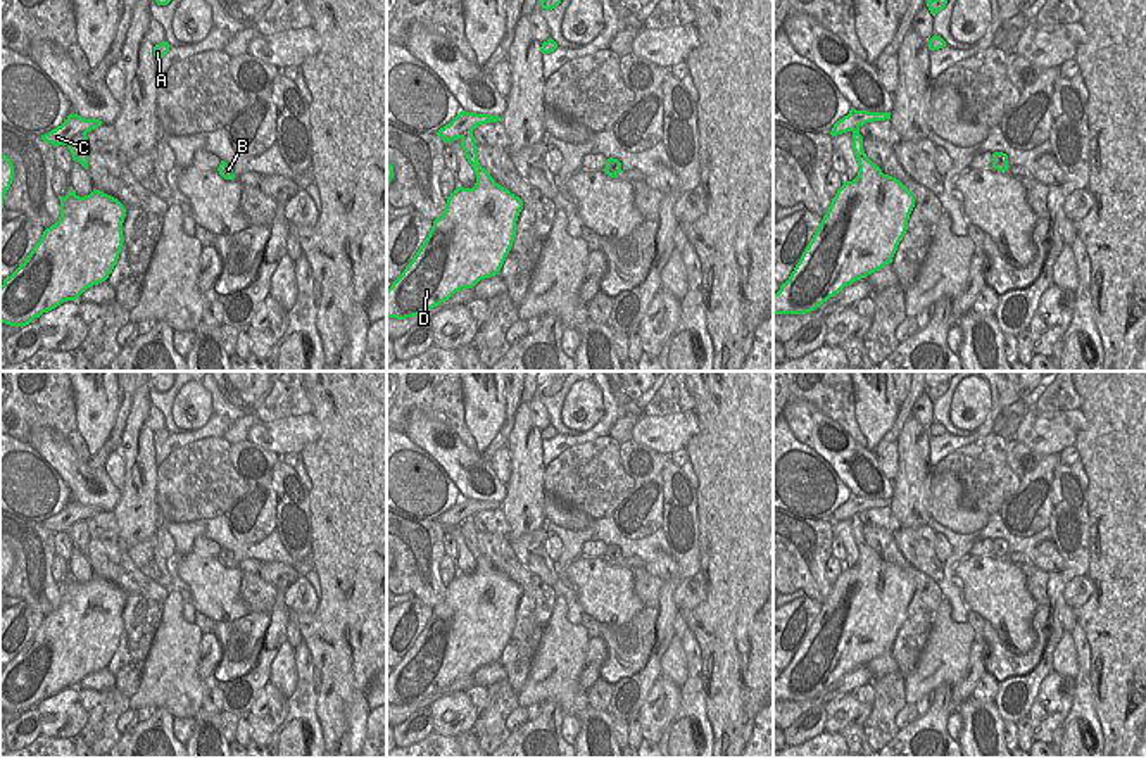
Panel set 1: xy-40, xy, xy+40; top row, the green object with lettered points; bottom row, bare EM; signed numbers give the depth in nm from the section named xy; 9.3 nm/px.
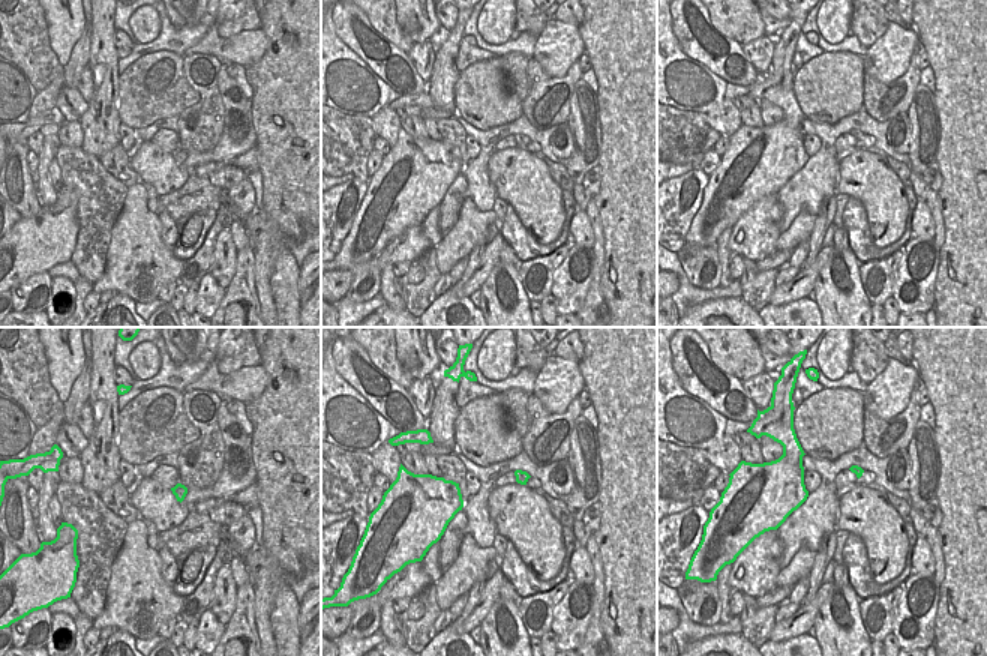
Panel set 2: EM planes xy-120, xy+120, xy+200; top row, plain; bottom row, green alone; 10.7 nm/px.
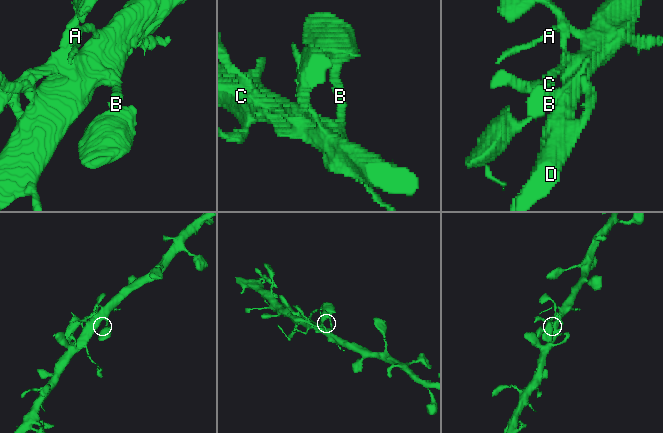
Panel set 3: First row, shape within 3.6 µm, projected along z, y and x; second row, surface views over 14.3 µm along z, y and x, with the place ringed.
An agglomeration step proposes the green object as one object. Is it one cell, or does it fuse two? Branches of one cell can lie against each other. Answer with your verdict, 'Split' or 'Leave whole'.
Leave whole.

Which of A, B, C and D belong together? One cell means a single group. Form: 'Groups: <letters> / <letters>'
Groups: A B C D.

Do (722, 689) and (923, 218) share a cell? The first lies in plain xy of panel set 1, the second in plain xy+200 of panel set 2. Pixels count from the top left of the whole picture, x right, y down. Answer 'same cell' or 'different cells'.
different cells

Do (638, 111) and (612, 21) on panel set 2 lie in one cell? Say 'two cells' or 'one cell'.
one cell

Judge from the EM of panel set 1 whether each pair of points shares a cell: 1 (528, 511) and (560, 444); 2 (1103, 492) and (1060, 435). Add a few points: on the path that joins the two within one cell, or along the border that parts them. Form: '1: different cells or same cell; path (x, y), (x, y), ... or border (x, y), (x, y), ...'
1: different cells; border (541, 441), (544, 467)
2: different cells; border (1079, 408), (1083, 427), (1074, 446)

